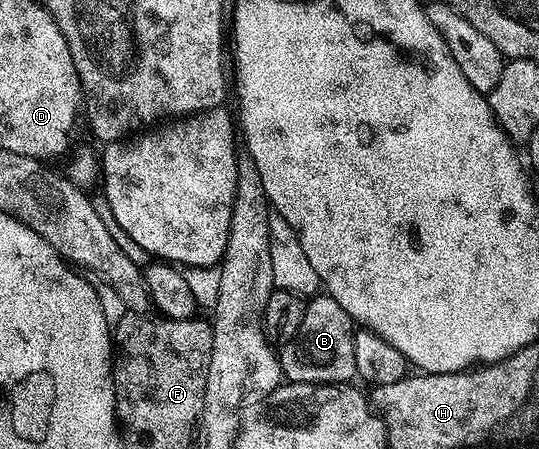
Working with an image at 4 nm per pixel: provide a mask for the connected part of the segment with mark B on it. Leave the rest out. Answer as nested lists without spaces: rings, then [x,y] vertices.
[[[319,294],[307,303],[300,330],[280,348],[282,375],[292,384],[346,384],[357,377],[354,320],[330,296]]]

